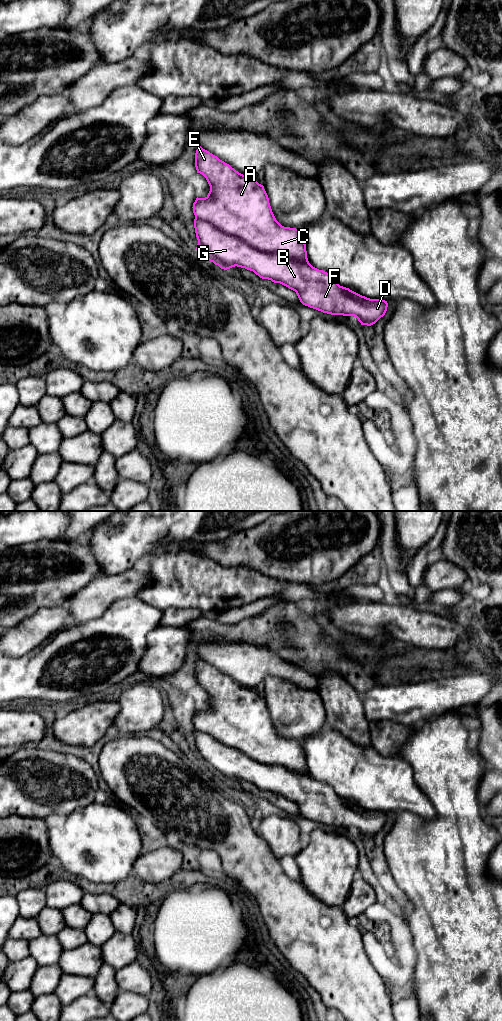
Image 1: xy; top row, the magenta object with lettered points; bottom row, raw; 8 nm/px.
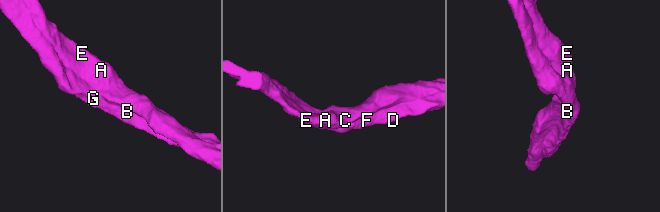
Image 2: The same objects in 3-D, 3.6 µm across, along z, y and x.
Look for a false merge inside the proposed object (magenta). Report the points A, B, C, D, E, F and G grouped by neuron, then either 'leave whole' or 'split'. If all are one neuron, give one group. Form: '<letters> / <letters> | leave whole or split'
A C E / B D F G | split

